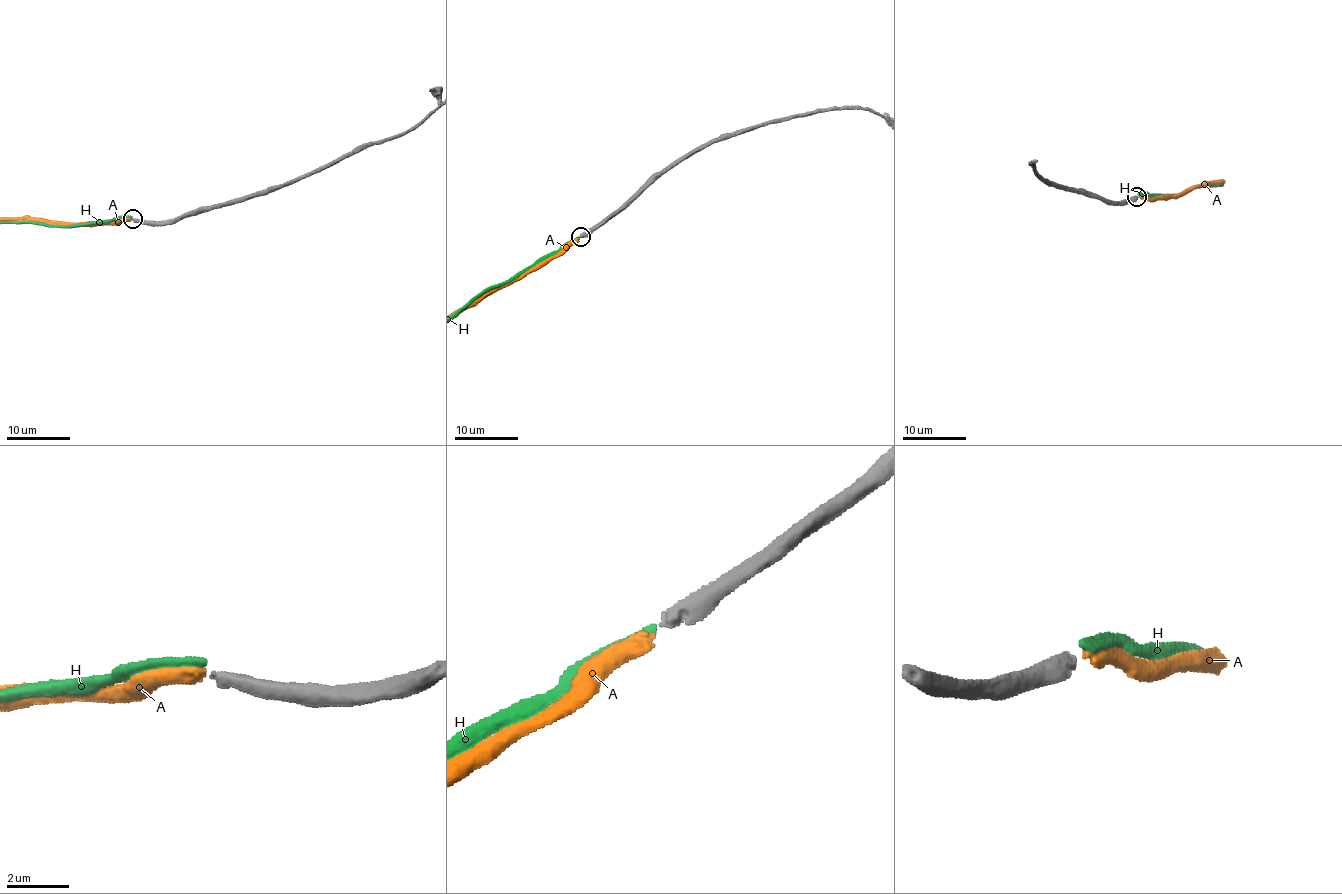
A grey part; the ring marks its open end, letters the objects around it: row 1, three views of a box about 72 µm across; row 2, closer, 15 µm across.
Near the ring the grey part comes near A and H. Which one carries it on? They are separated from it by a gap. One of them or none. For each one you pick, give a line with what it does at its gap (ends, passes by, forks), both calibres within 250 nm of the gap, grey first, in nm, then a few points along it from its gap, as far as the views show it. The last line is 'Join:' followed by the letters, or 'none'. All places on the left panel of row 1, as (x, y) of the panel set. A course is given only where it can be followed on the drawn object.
A: it ends there; 380 nm thick on the grey side, 380 nm on the other
Join: A

